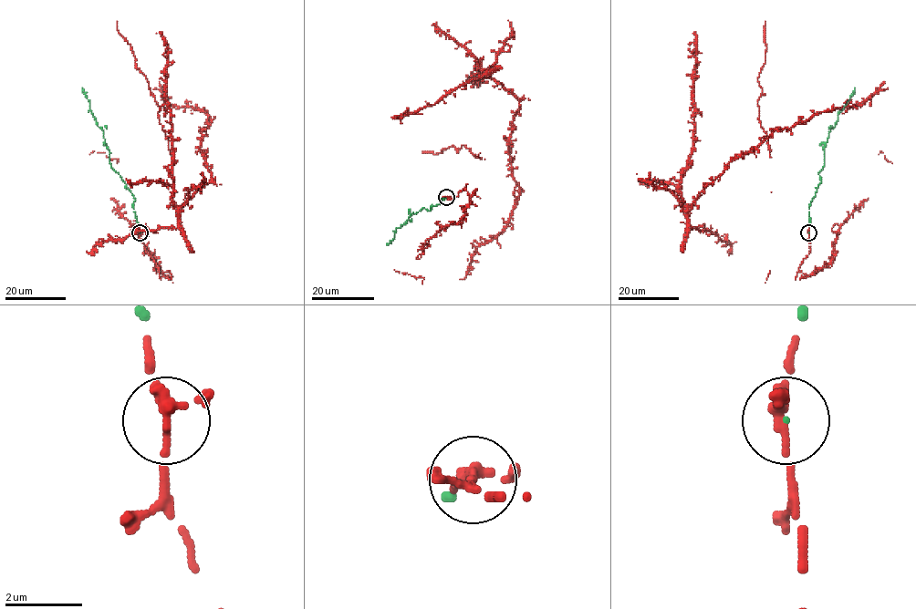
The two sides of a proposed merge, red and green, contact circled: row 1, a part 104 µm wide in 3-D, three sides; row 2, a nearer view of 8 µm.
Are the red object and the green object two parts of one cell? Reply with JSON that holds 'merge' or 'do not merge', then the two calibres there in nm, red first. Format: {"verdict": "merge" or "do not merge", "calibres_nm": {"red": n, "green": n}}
{"verdict": "merge", "calibres_nm": {"red": 240, "green": 50}}

